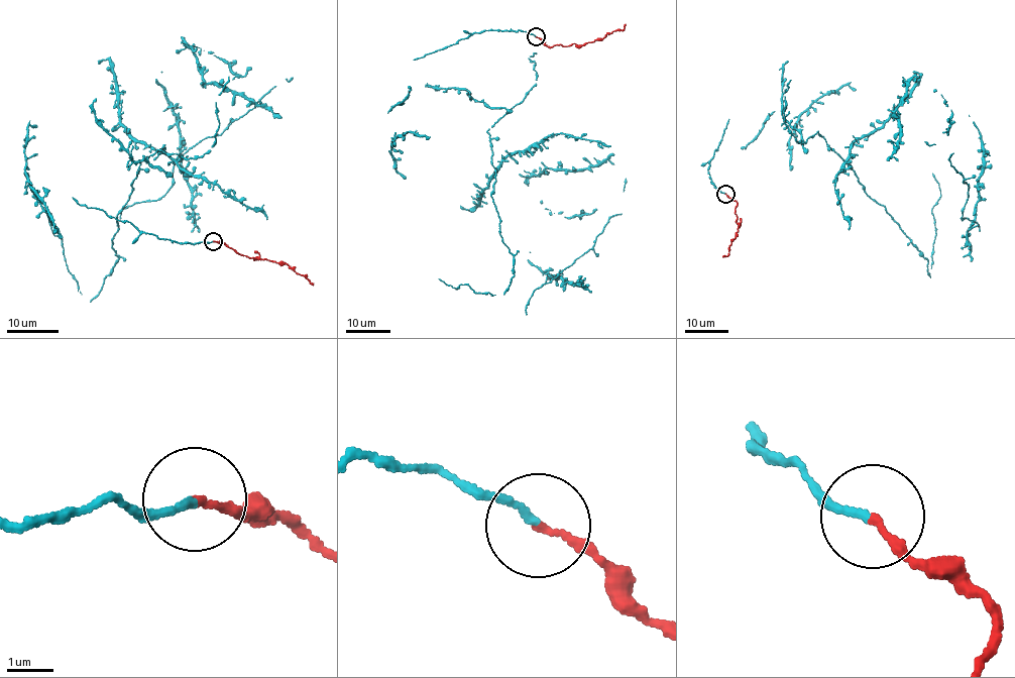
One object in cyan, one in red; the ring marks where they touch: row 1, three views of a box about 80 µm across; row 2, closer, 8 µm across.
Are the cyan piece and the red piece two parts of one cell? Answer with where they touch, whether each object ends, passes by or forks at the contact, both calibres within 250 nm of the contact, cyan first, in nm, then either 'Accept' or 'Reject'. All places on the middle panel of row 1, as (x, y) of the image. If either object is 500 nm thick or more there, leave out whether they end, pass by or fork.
Place: (536, 36). At the ring cyan ends. At the ring red ends. Thickness 160 nm (cyan) against 150 nm. Accept

